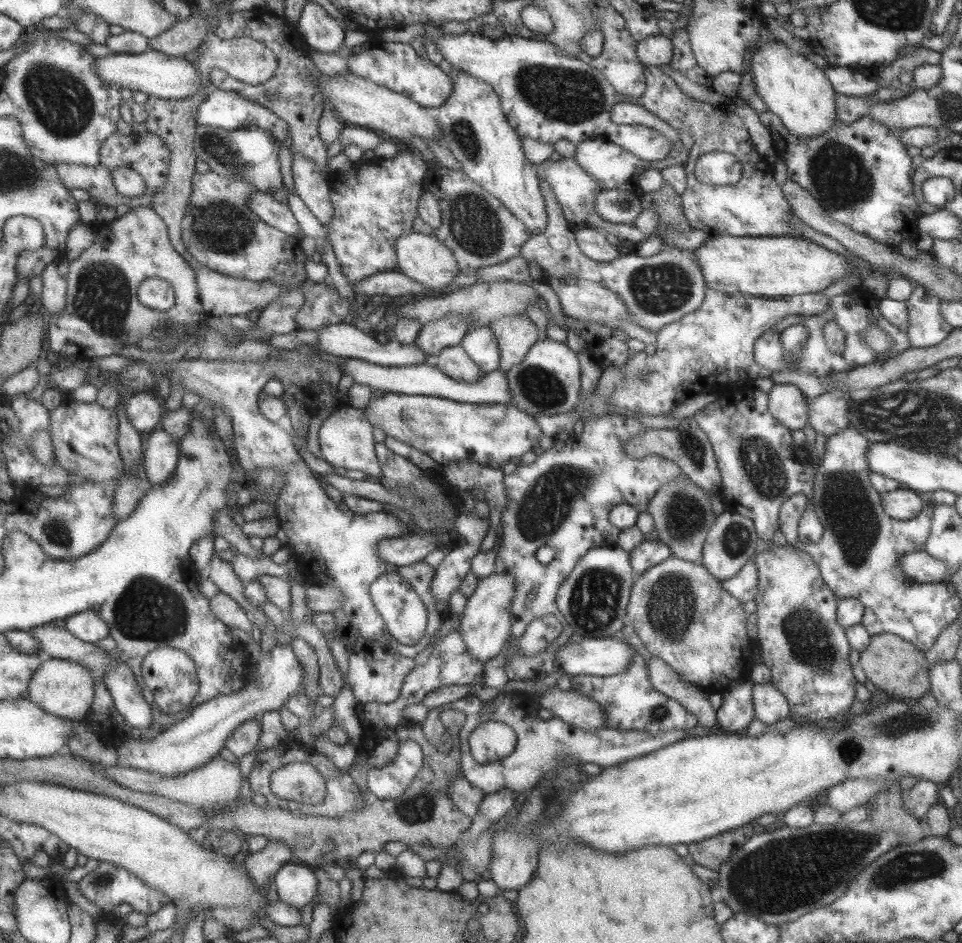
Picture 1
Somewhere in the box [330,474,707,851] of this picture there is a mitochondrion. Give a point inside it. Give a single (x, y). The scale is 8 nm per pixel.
(593, 603)

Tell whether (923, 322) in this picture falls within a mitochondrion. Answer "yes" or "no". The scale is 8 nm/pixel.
no

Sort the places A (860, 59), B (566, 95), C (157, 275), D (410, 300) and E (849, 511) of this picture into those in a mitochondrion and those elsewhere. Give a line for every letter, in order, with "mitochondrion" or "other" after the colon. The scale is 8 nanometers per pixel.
A: other
B: mitochondrion
C: other
D: other
E: mitochondrion

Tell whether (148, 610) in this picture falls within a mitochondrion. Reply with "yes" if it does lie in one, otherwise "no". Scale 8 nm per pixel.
yes

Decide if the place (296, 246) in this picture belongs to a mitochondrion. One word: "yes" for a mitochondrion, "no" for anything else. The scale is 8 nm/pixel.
no

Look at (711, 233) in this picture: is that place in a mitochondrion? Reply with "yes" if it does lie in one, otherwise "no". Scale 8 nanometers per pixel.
no

